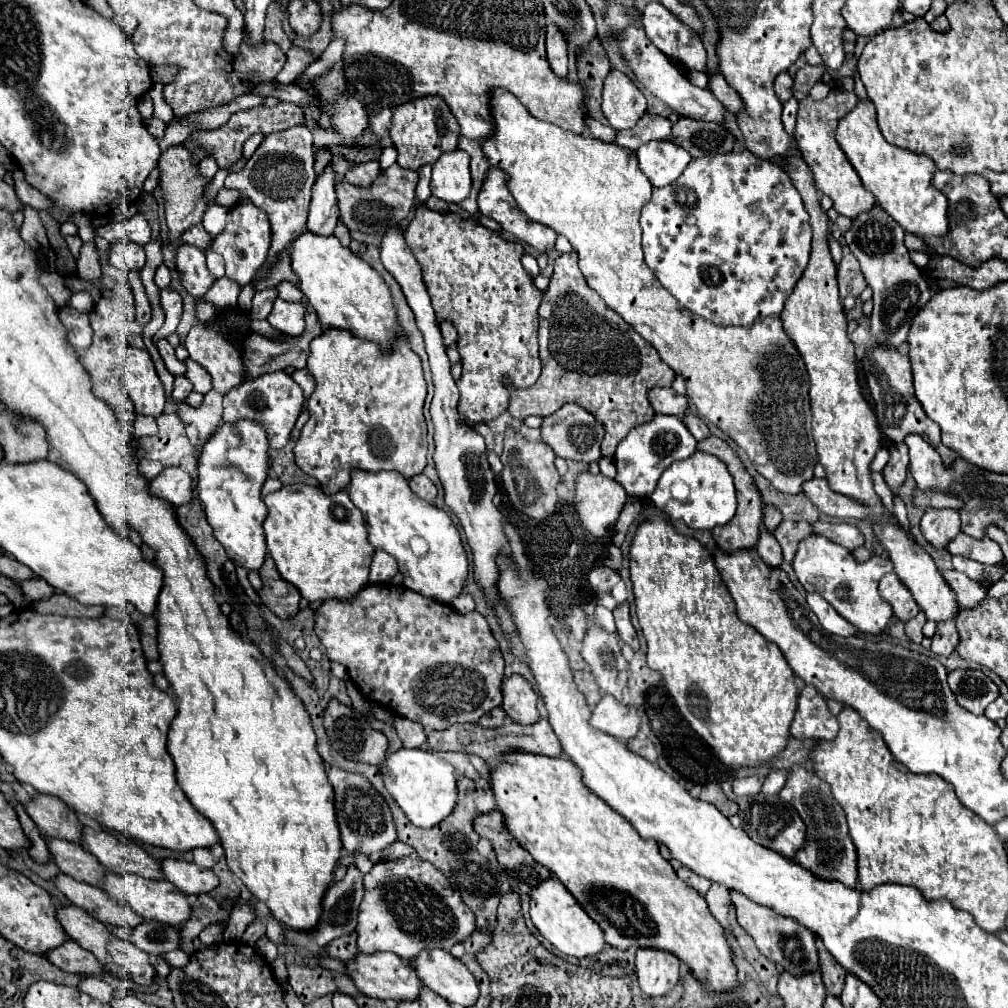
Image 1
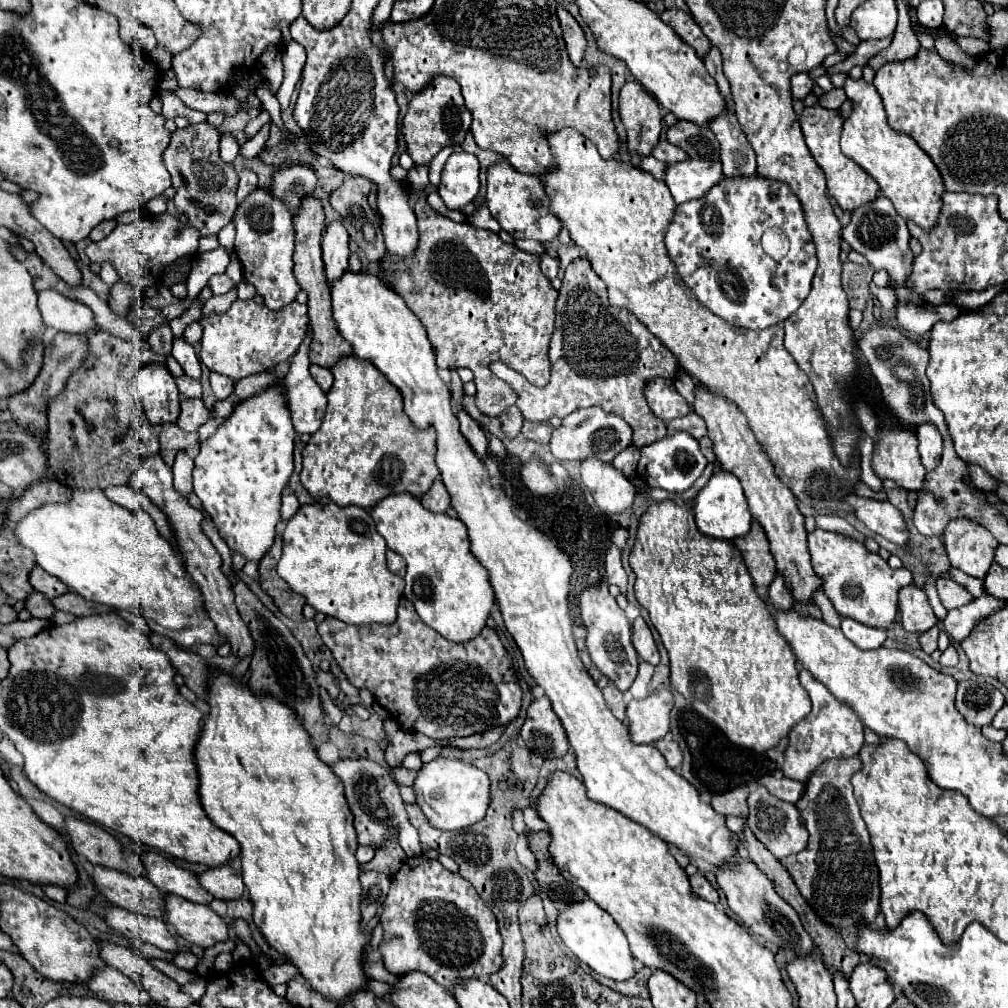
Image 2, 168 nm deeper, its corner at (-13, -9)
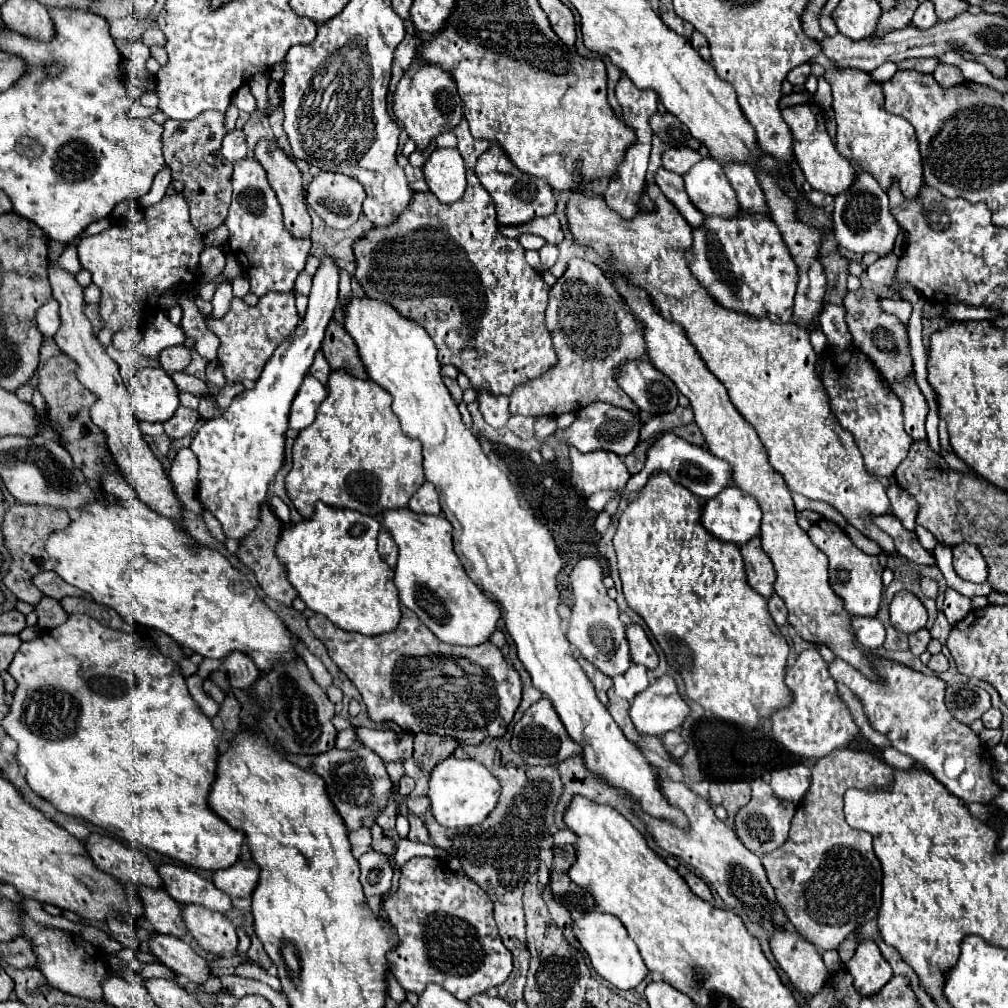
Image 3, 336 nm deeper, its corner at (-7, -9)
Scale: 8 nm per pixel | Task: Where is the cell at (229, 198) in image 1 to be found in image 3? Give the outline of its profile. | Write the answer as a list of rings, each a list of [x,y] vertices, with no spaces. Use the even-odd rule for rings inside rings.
[[[233,131],[227,133],[223,139],[223,149],[221,149],[223,157],[231,163],[241,161],[247,157],[247,143],[245,143],[245,133],[243,131]]]

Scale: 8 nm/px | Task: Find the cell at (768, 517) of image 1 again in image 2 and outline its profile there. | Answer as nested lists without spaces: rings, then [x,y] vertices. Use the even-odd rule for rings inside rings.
[[[695,381],[693,409],[707,423],[707,433],[713,441],[713,453],[721,469],[733,473],[741,481],[741,487],[749,501],[749,511],[753,519],[763,527],[771,543],[777,573],[783,575],[783,579],[787,581],[787,587],[791,589],[795,603],[813,603],[813,595],[817,589],[821,589],[823,581],[819,581],[819,577],[815,577],[815,571],[811,569],[811,555],[807,553],[807,531],[803,527],[803,515],[797,507],[795,495],[791,495],[791,489],[787,489],[787,485],[779,481],[775,467],[771,465],[771,459],[767,459],[767,453],[763,453],[763,447],[751,433],[747,417],[743,417],[741,409],[733,401],[715,397],[709,389],[703,389],[699,381]]]

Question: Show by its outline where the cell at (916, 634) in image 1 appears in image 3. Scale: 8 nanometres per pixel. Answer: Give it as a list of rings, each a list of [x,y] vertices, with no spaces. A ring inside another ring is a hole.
[[[921,629],[913,635],[909,635],[909,649],[913,655],[921,655],[923,651],[927,651],[927,645],[931,641],[931,633],[927,629]]]

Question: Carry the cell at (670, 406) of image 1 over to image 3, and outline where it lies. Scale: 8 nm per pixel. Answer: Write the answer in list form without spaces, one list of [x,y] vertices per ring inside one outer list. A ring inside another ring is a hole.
[[[647,359],[625,363],[617,371],[617,383],[633,399],[641,413],[645,413],[645,417],[663,415],[677,407],[677,387],[669,381],[669,377],[653,369]]]

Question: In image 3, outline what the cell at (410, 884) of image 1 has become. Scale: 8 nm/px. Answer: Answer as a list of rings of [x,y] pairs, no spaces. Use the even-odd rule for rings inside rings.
[[[413,857],[401,867],[399,889],[385,903],[383,911],[393,923],[399,935],[399,945],[389,951],[389,971],[395,975],[405,991],[421,993],[427,983],[437,983],[461,1001],[471,995],[485,993],[489,987],[499,987],[513,969],[513,959],[509,949],[501,943],[497,925],[493,921],[493,905],[487,893],[469,881],[465,875],[453,873],[443,861],[431,857]]]

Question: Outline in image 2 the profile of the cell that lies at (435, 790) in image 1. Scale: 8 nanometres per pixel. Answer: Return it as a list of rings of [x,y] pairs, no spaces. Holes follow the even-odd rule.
[[[439,757],[423,765],[423,769],[417,773],[413,789],[417,795],[417,805],[421,807],[431,825],[443,831],[455,831],[469,827],[485,817],[491,799],[489,785],[491,783],[485,771],[455,757],[453,759]]]

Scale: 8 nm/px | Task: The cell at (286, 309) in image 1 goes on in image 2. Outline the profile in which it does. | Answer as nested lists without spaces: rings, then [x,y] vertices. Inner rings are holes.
[[[237,299],[225,313],[201,317],[203,339],[199,359],[207,369],[233,377],[235,381],[247,375],[263,373],[295,355],[307,333],[307,321],[307,305],[297,301],[285,305],[279,311],[271,311],[266,305],[255,303],[253,299]]]

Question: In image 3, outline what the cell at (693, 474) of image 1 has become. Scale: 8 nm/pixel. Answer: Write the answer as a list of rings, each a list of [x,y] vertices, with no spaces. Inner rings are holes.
[[[735,485],[707,499],[701,509],[701,525],[719,541],[743,545],[759,535],[761,509],[757,501]]]

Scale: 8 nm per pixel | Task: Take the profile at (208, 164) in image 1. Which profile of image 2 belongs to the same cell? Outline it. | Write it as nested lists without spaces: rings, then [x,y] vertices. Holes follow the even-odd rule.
[[[229,133],[221,135],[221,157],[223,157],[223,161],[233,163],[235,157],[237,157],[237,153],[239,153],[237,139],[233,135],[229,135]]]

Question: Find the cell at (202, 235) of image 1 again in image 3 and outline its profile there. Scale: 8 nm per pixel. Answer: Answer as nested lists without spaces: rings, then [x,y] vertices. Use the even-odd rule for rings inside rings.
[[[219,225],[217,229],[209,231],[203,235],[203,241],[207,247],[221,247],[227,243],[227,237],[229,237],[229,231],[225,229],[225,225]]]

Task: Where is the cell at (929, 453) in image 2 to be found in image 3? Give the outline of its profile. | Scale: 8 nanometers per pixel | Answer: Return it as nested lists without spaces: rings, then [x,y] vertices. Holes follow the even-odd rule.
[[[911,377],[903,385],[893,385],[893,391],[903,403],[903,417],[905,417],[905,431],[913,437],[913,441],[925,441],[925,417],[929,413],[927,401],[919,391],[915,377]]]

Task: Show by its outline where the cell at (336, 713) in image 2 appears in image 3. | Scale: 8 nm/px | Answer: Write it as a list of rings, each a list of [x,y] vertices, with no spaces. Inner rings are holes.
[[[351,729],[351,731],[339,731],[339,733],[337,733],[337,739],[335,739],[335,745],[337,745],[337,747],[341,747],[341,749],[351,749],[355,743],[357,743],[357,739],[355,739],[353,729]]]

